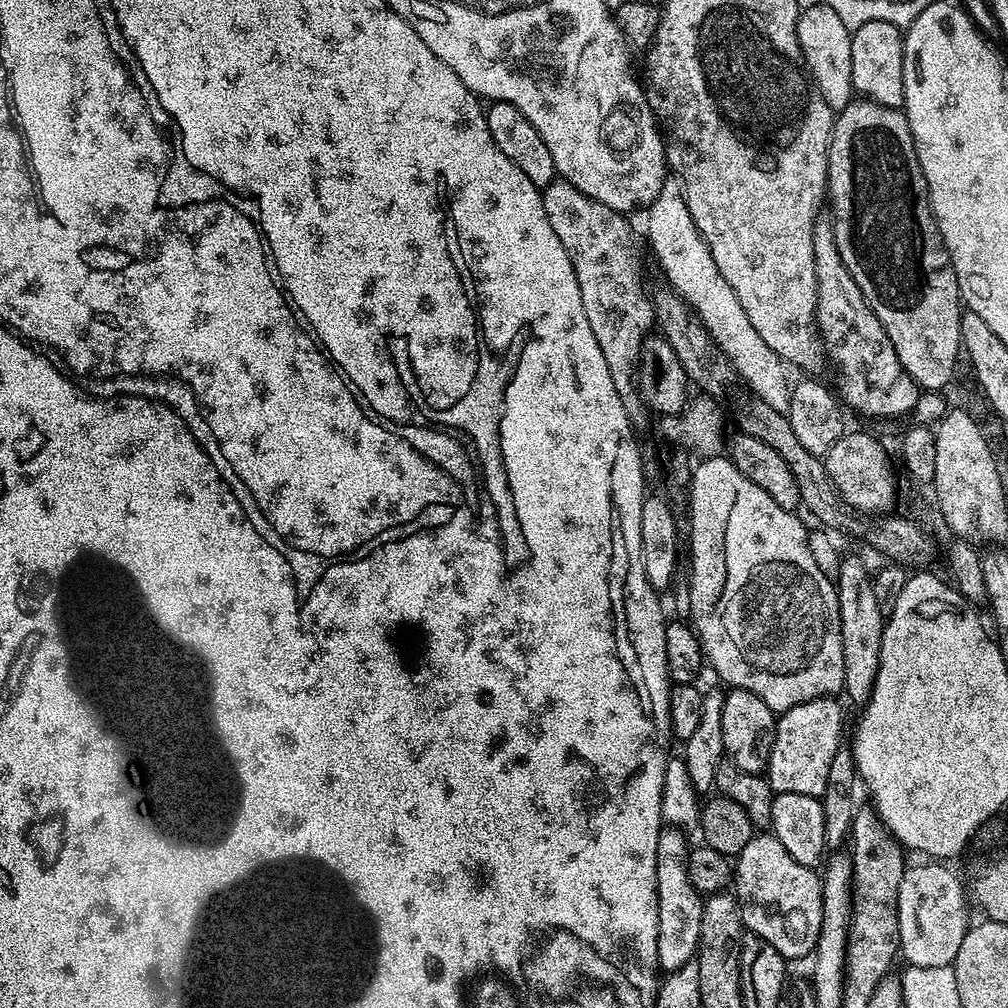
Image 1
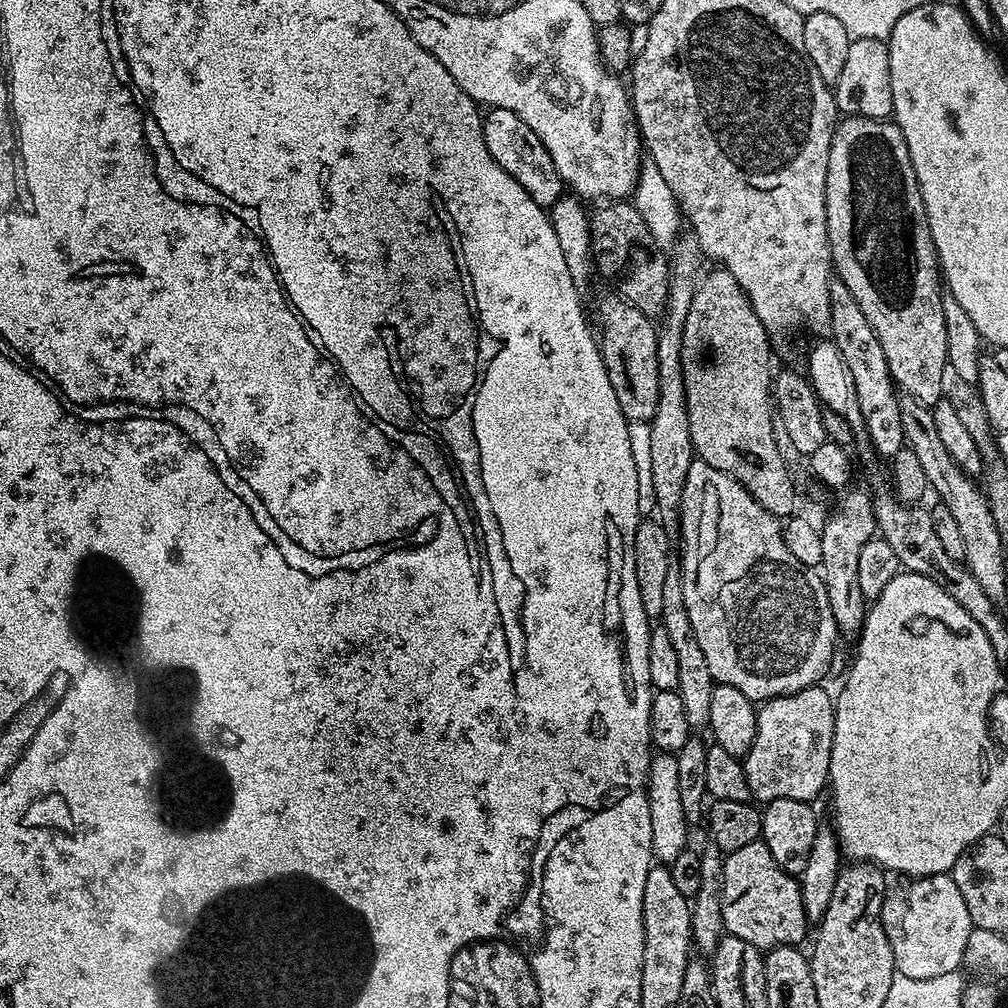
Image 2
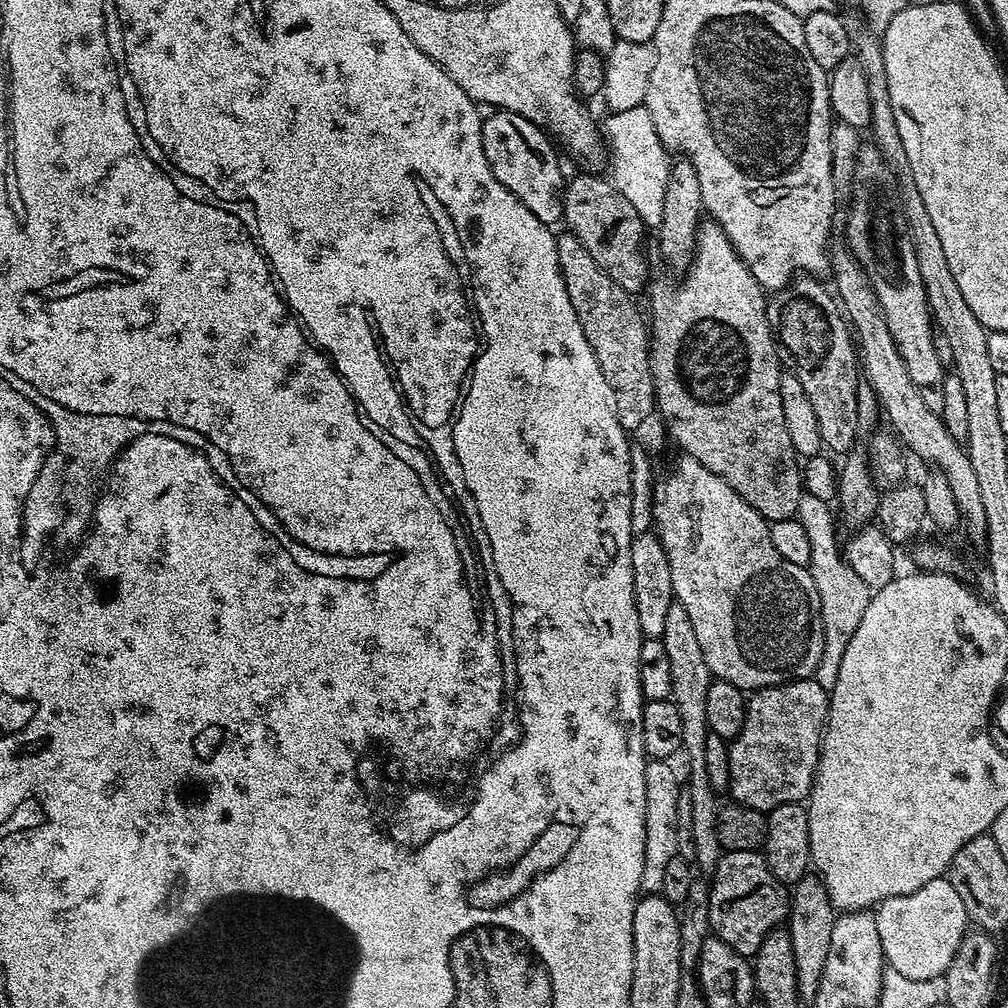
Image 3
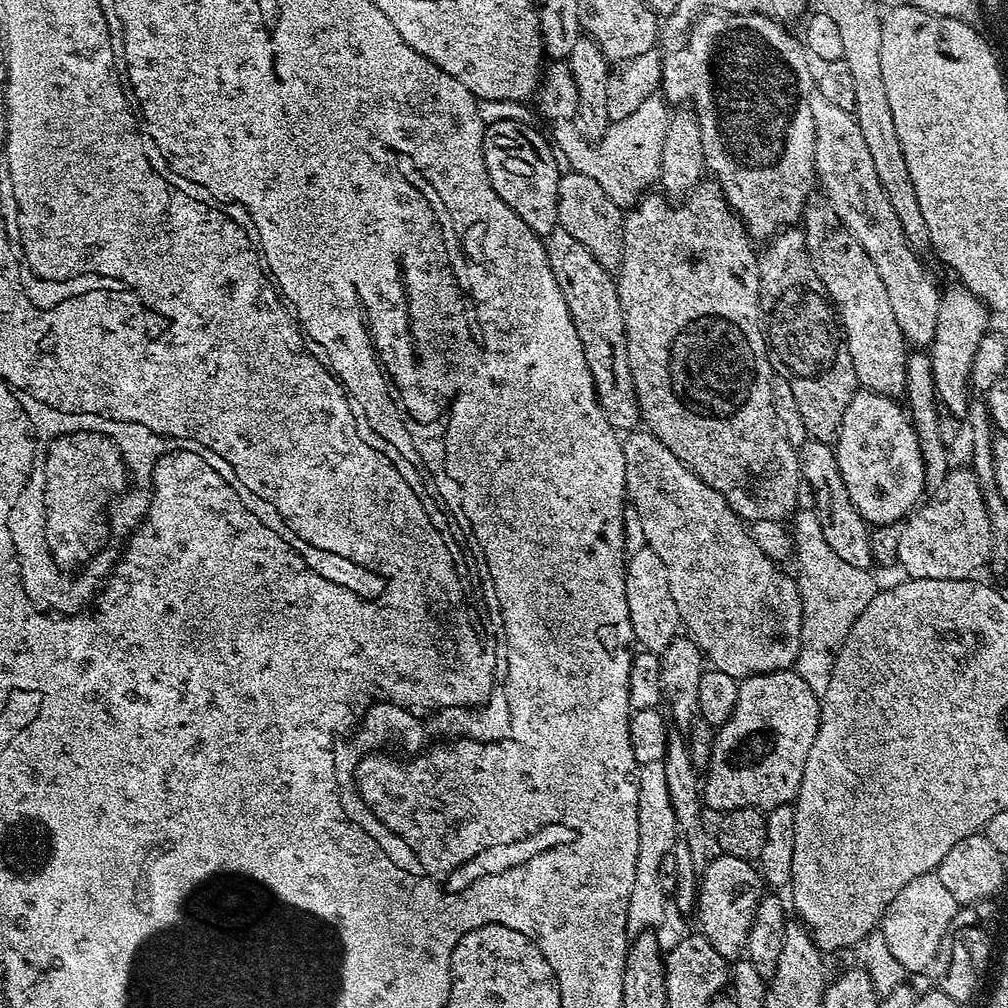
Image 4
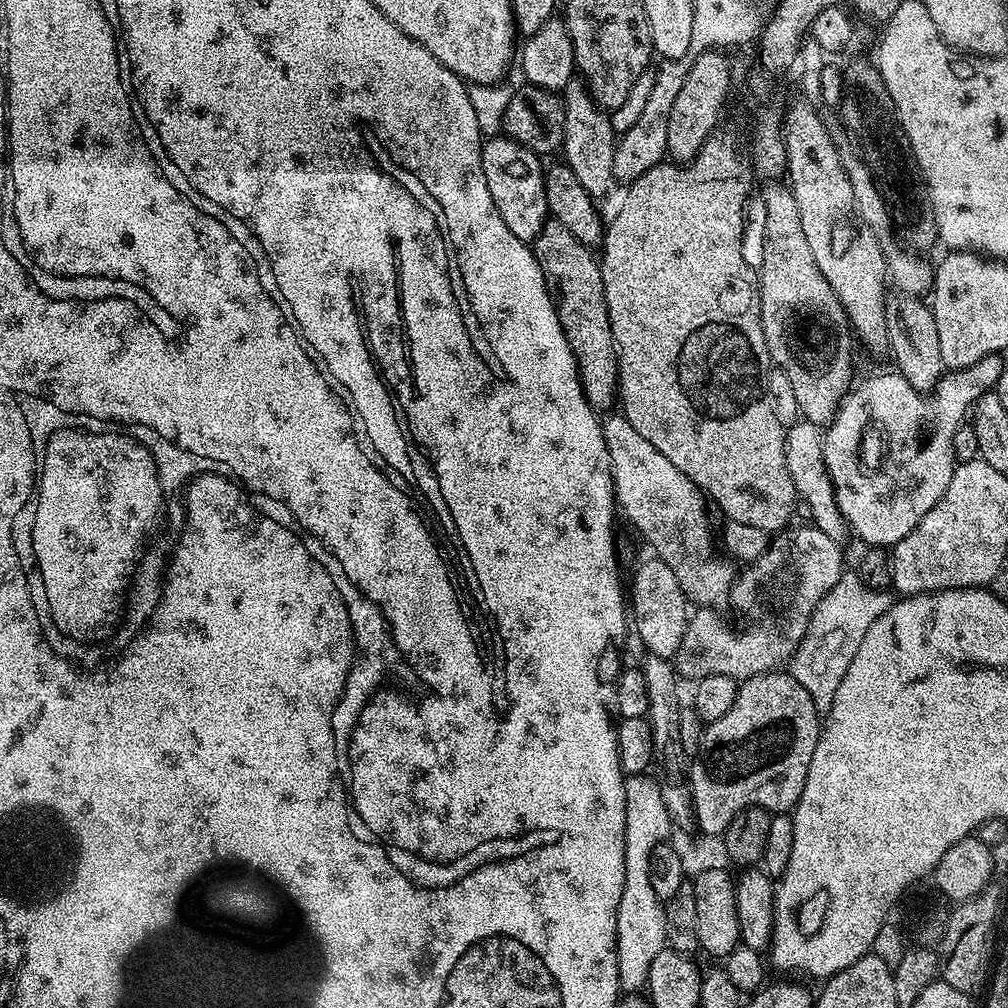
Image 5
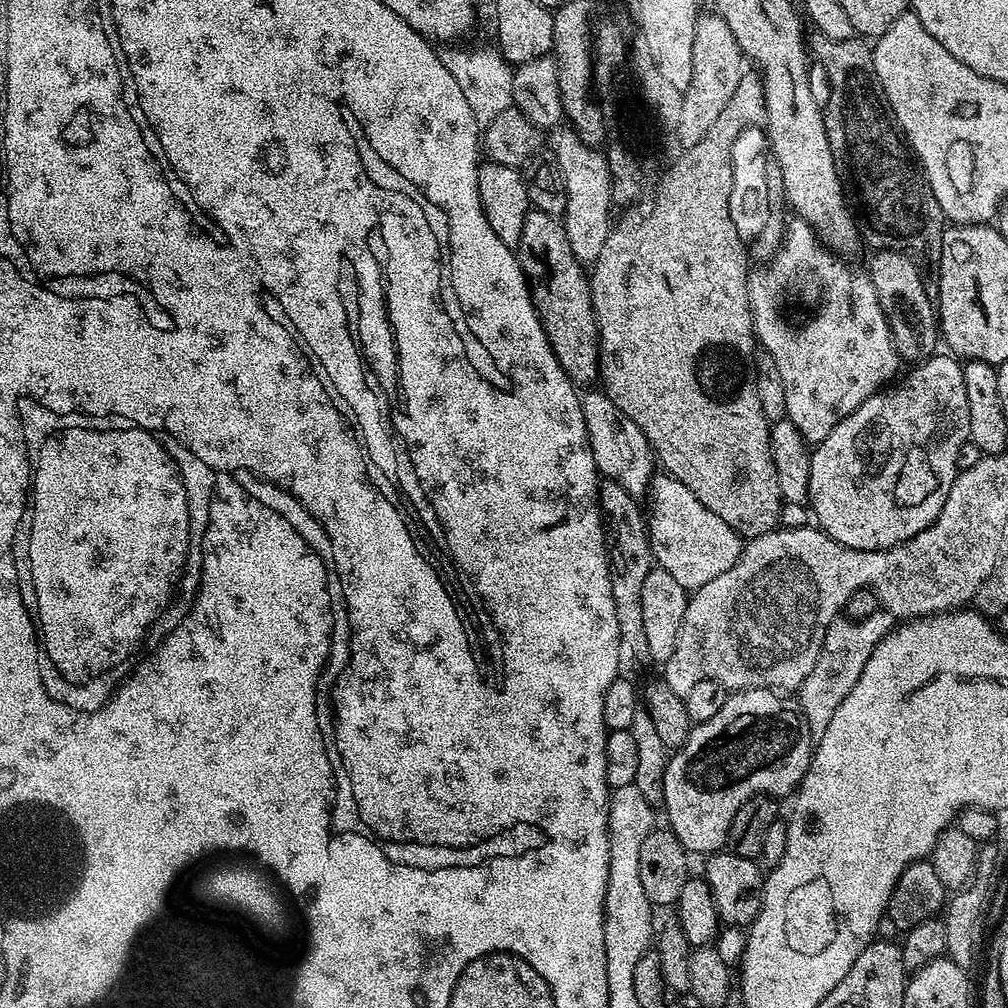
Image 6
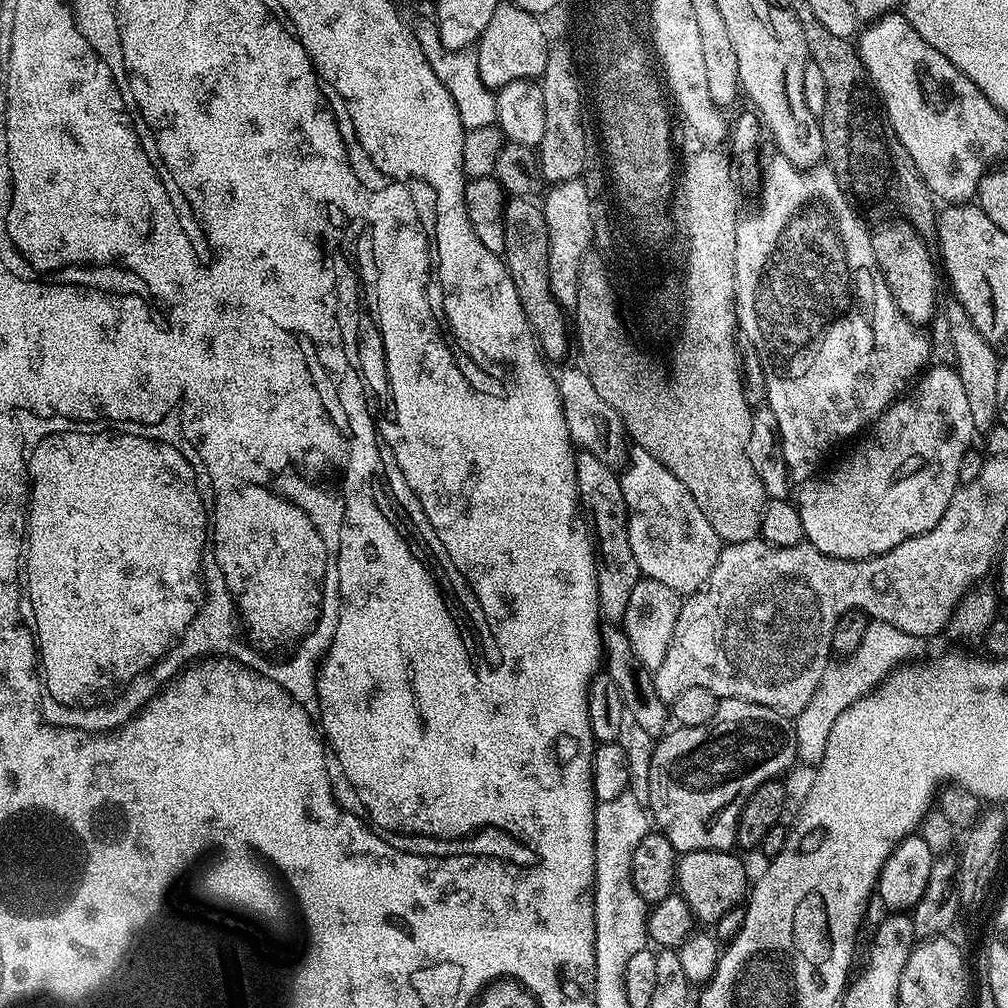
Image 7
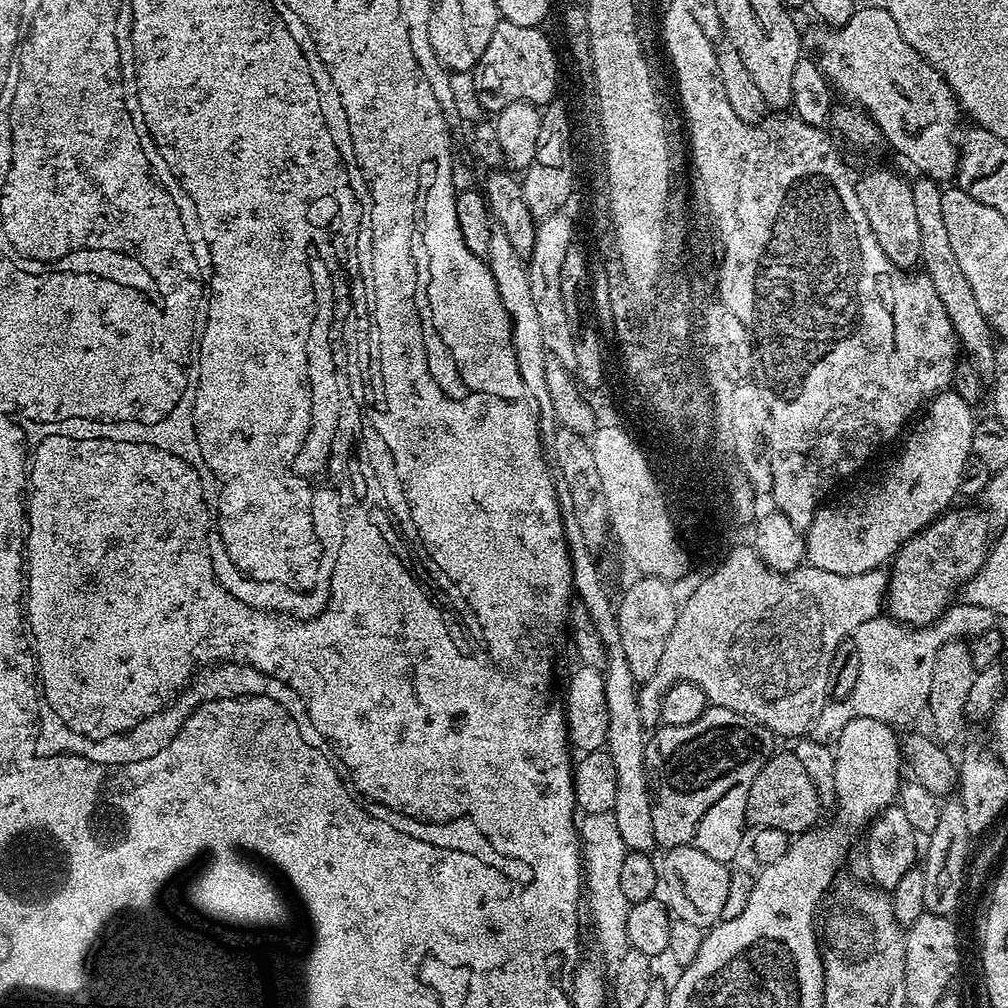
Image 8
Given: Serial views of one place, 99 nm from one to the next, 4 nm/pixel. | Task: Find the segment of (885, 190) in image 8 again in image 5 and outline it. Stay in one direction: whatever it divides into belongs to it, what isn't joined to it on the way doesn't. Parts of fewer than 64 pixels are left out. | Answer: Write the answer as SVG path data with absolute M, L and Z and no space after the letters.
M889 295L884 301L888 335L887 351L892 352L892 360L896 363L895 371L917 391L926 393L946 372L942 362L942 349L938 343L938 326L934 322L934 314L920 296L893 295Z

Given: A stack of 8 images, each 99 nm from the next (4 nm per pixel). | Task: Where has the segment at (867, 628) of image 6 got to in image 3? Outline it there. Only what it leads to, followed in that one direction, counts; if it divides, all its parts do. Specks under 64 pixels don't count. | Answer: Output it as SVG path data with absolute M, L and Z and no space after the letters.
M801 491L798 498L798 510L795 518L806 530L807 541L810 542L810 560L808 573L814 578L814 590L818 590L820 617L822 618L822 634L824 649L814 673L814 679L824 688L831 690L834 682L838 682L838 666L842 666L842 654L846 654L846 646L850 646L850 638L854 638L854 630L858 630L858 622L862 622L862 614L866 614L866 606L872 601L874 592L850 570L839 545L836 546L836 522L832 518L833 505L822 498L814 498L814 494Z

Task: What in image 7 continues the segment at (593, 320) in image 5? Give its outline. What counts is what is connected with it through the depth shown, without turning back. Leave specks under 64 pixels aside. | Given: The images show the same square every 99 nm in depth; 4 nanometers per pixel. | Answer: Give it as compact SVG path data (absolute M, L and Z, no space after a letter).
M514 196L504 201L504 229L506 246L502 259L522 302L532 335L549 361L560 360L570 348L570 324L564 321L562 305L557 302L548 285L548 231L544 209L535 199Z

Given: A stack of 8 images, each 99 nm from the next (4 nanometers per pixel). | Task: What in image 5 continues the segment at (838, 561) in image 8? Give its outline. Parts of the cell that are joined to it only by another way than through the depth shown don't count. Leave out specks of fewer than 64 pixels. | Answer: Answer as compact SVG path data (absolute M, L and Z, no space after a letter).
M999 353L987 355L974 366L947 371L926 393L910 386L897 372L872 376L849 389L835 418L825 429L823 460L840 513L851 533L866 542L865 545L895 546L937 504L950 484L956 465L953 458L954 434L963 425L974 401L991 391L1006 371L1001 358Z

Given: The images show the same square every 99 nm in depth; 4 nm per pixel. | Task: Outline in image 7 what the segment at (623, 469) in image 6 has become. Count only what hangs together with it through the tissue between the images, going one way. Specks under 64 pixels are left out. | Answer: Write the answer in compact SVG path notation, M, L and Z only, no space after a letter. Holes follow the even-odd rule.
M583 367L564 368L555 377L560 395L560 405L566 418L568 427L568 437L573 445L579 446L583 451L594 454L599 460L604 461L609 466L616 466L625 459L626 429L619 414L613 410L602 398L598 398L598 390L590 386L590 378L584 372ZM621 459L621 460L620 460ZM620 460L620 461L619 461Z

